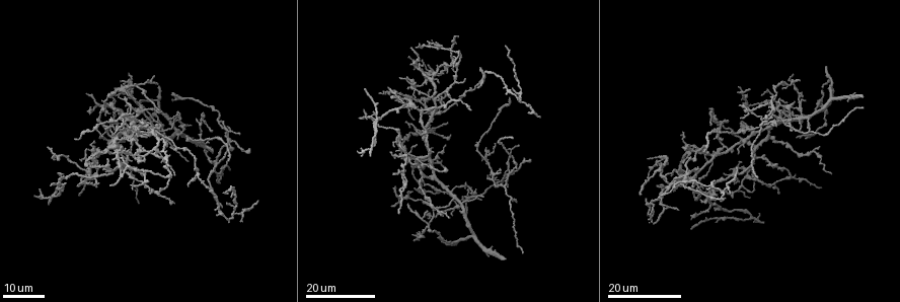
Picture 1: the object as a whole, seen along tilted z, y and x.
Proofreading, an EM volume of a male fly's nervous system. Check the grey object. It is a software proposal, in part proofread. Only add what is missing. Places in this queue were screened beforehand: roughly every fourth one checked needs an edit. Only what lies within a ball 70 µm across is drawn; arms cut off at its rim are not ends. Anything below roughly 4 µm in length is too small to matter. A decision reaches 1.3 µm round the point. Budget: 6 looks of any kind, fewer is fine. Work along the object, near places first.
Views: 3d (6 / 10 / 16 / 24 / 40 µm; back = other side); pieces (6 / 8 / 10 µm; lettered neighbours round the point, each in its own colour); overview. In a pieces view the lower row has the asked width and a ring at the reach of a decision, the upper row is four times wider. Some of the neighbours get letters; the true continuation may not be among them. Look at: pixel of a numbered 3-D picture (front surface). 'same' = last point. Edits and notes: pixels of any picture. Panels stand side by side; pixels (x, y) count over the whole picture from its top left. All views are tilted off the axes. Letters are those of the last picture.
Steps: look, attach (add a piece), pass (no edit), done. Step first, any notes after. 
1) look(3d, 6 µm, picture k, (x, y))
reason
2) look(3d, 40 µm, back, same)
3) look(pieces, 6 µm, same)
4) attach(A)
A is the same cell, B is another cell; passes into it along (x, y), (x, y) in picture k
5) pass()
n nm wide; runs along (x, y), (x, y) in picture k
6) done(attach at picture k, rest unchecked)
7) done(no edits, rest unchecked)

look(3d, 24 µm, picture 1, (130, 149))
branch stops here

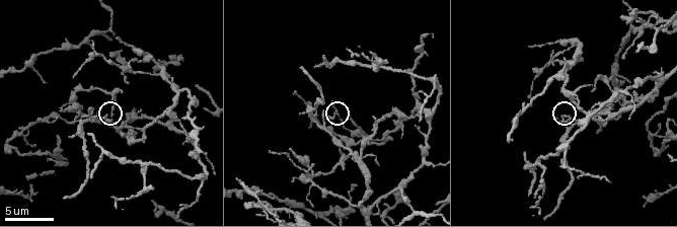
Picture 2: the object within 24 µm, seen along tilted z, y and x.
look(pieces, 6 µm, picture 2, (106, 114))

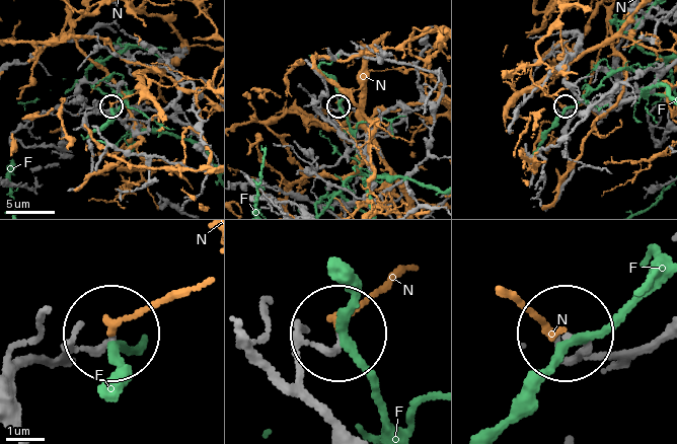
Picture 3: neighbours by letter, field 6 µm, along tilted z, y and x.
pass()
F and N are other cells; runs along (343, 427), (313, 398), (297, 361), (304, 344), (339, 339) in picture 3; no lettered piece goes on from it

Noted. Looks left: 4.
look(3d, 24 µm, picture 1, (212, 130))
an open end

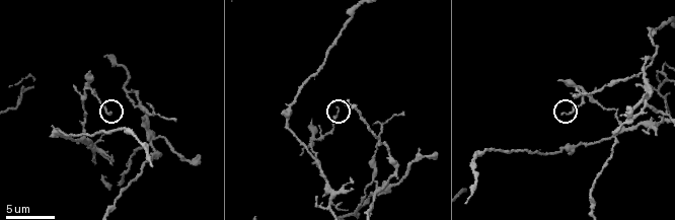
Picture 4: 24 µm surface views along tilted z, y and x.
look(pieces, 6 µm, picture 4, (561, 115))

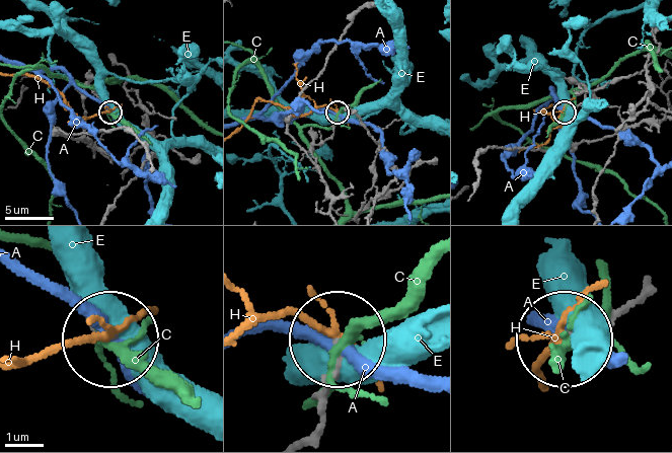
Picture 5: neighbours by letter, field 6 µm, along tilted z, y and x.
pass()
A, C, E and H are other cells; runs along (640, 292), (568, 334) in picture 5; no lettered piece goes on from it

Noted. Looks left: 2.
done(no edits, rest unchecked)

